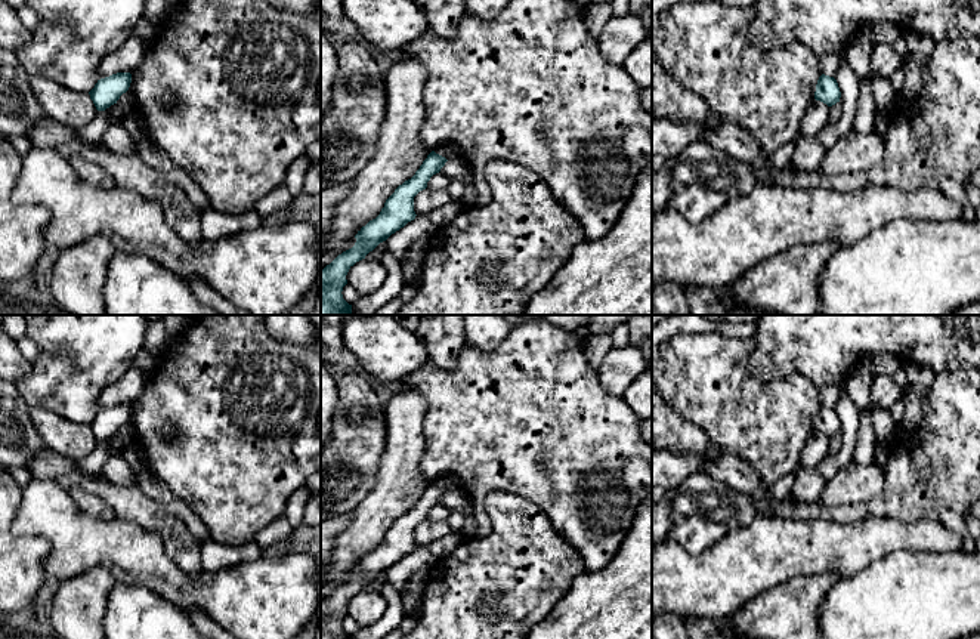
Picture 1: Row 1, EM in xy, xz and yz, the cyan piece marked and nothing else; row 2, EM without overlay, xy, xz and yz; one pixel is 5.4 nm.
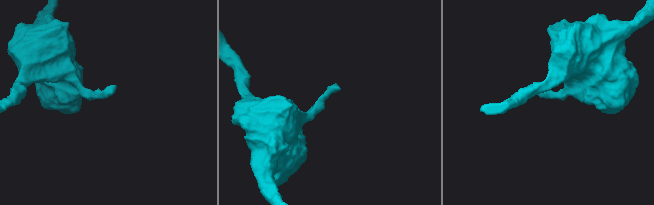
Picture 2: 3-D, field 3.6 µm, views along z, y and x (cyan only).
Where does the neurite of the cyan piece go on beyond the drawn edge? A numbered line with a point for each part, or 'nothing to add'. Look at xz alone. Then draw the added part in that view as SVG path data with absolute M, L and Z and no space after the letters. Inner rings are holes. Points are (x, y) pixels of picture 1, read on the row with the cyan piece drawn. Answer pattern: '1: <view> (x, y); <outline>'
nothing to add

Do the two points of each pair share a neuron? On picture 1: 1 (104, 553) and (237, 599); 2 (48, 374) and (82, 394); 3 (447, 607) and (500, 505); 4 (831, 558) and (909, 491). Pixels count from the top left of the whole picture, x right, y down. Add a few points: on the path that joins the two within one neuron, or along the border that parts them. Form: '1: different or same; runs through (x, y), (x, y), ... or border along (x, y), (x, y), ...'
1: same; runs through (136, 577), (181, 585), (188, 592), (204, 592)
2: same; runs through (56, 379), (65, 379), (73, 386)
3: same; runs through (472, 582), (497, 556), (500, 530)
4: different; border along (859, 519), (893, 516), (906, 522), (915, 522)

